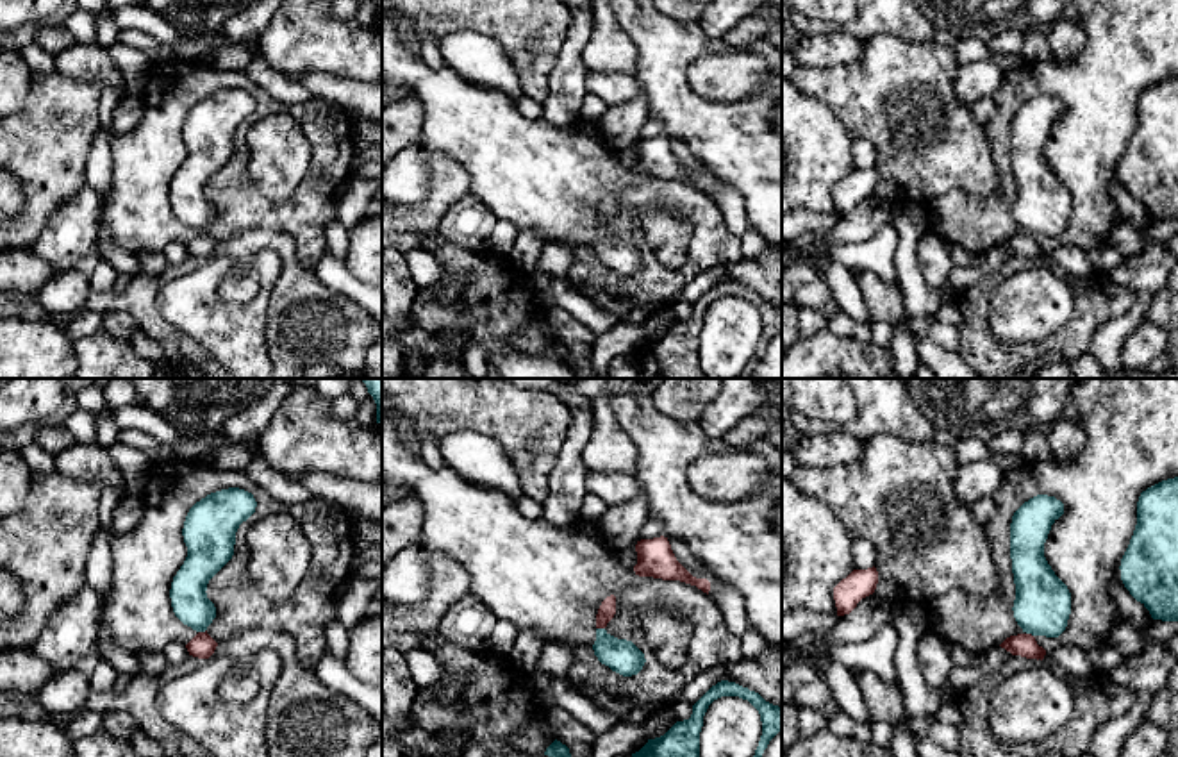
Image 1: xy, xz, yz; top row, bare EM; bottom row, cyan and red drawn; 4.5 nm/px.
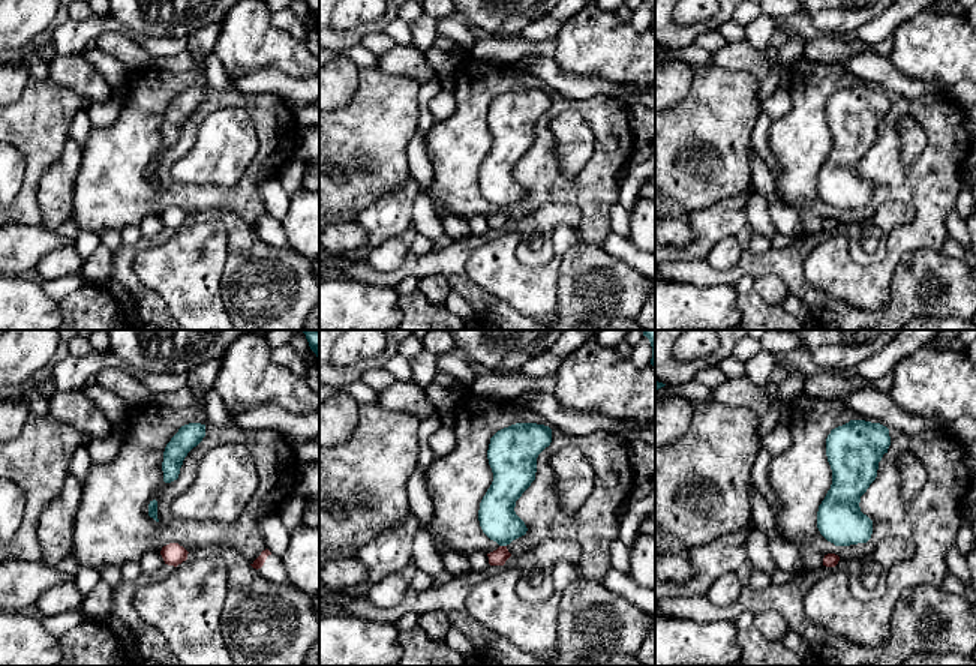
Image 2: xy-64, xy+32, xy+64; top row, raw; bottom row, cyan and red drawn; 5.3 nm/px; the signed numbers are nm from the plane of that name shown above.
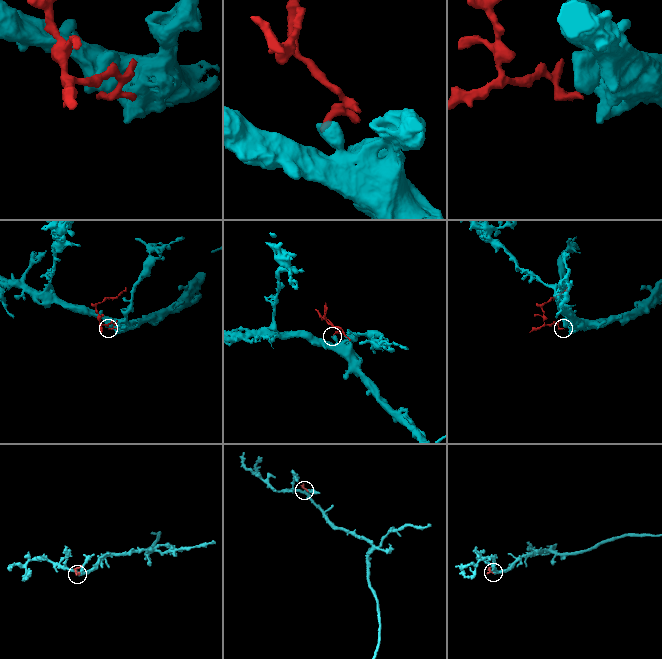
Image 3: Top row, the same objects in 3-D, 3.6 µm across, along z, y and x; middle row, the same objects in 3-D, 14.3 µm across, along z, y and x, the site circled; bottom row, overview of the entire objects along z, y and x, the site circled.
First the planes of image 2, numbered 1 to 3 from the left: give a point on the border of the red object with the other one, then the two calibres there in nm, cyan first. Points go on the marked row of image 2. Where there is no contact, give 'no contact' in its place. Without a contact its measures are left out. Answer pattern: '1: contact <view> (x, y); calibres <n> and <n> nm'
1: no contact
2: contact xy+32 (502, 545); calibres 200 and 90 nm
3: no contact

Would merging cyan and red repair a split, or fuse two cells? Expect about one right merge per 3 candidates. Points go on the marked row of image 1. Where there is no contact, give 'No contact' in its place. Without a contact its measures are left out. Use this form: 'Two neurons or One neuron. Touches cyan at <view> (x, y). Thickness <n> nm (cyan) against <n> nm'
Two neurons. Touches cyan at xy (202, 631). Thickness 170 nm (cyan) against 110 nm

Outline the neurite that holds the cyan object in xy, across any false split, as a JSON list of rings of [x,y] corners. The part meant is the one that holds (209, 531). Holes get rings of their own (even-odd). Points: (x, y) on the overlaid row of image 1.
[[[228,487],[207,495],[186,516],[187,557],[173,577],[170,598],[175,616],[196,632],[205,632],[216,618],[207,584],[232,559],[236,532],[255,507],[252,493]]]

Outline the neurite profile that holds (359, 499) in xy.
[[[261,457],[253,459],[243,471],[257,489],[277,502],[293,505],[325,500],[343,507],[352,520],[371,518],[382,521],[382,482],[361,482],[321,471],[286,475]]]

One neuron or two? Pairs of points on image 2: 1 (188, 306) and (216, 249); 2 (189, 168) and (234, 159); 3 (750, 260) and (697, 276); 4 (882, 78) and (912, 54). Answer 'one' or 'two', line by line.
1: one
2: one
3: one
4: two

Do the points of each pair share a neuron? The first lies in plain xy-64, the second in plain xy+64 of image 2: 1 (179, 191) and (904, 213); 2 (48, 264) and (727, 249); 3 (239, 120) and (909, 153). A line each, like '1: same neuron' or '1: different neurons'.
1: different neurons
2: same neuron
3: same neuron

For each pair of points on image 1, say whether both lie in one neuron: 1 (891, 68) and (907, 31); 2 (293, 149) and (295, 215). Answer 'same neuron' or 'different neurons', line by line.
1: different neurons
2: different neurons

